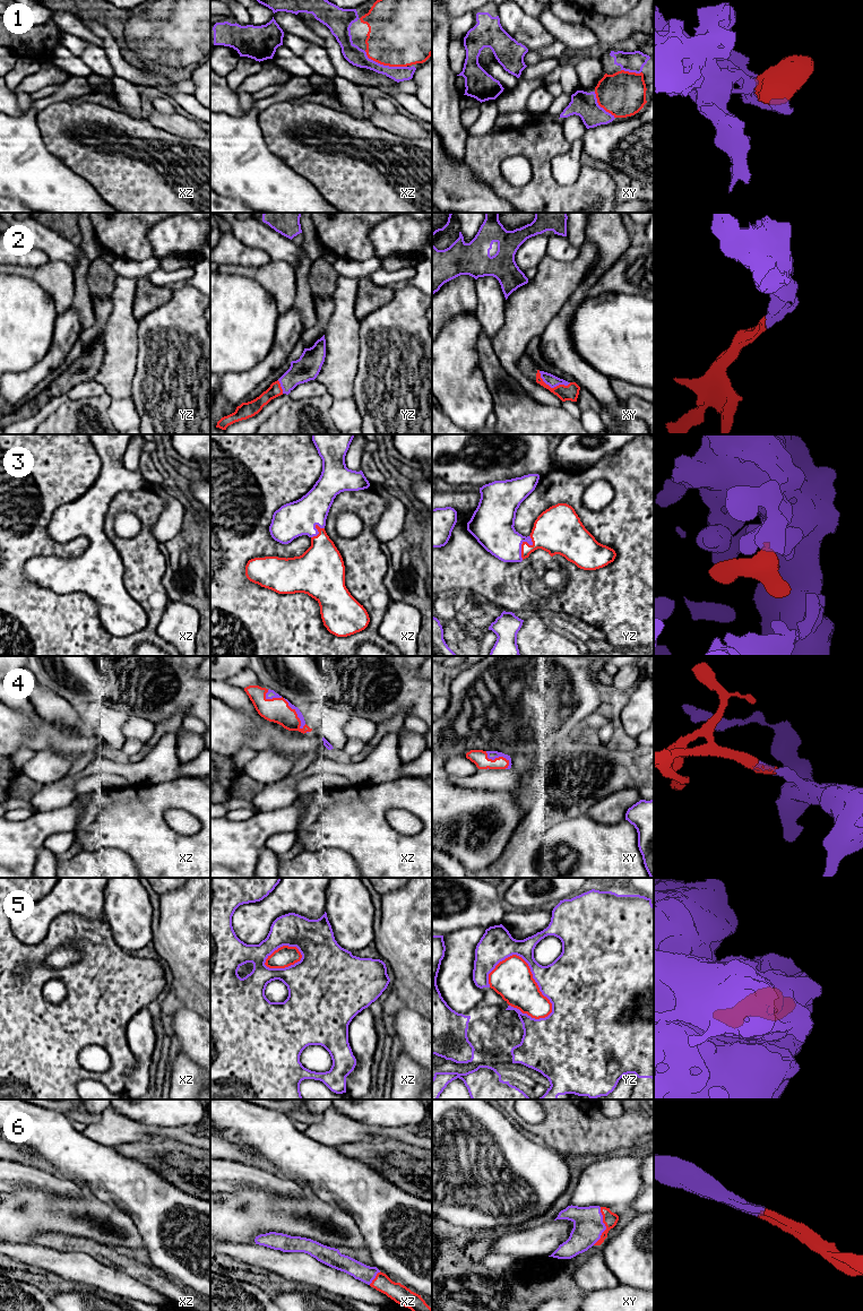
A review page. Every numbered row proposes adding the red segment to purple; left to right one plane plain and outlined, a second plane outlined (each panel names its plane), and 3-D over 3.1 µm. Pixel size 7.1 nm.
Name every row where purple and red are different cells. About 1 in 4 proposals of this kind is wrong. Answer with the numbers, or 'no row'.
5

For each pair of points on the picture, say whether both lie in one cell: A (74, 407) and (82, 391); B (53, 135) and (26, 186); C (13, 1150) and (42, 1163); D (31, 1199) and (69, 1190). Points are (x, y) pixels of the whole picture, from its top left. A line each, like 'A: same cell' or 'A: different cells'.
A: different cells
B: different cells
C: same cell
D: different cells

